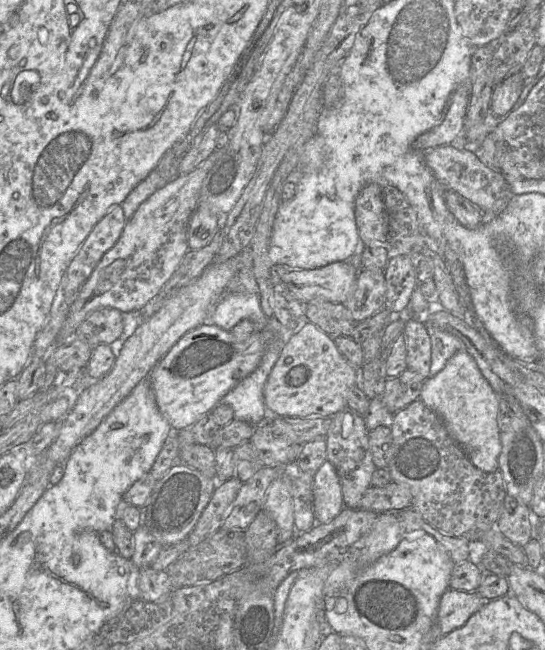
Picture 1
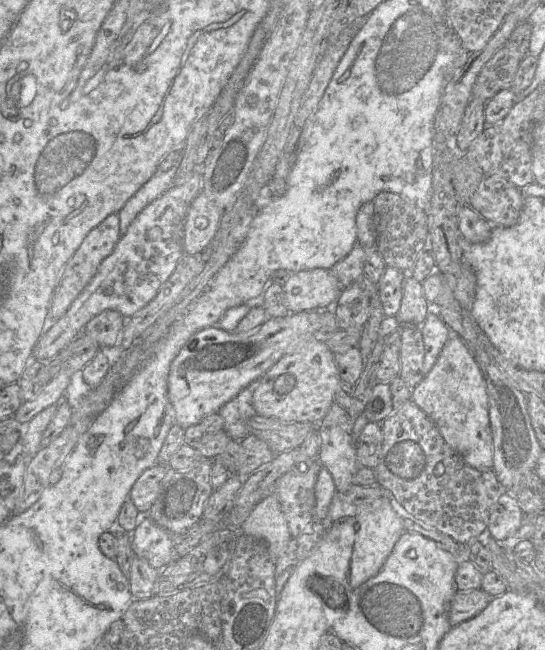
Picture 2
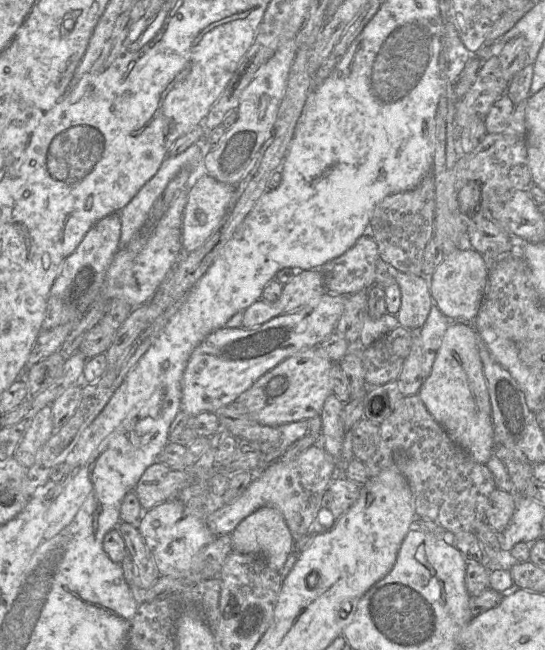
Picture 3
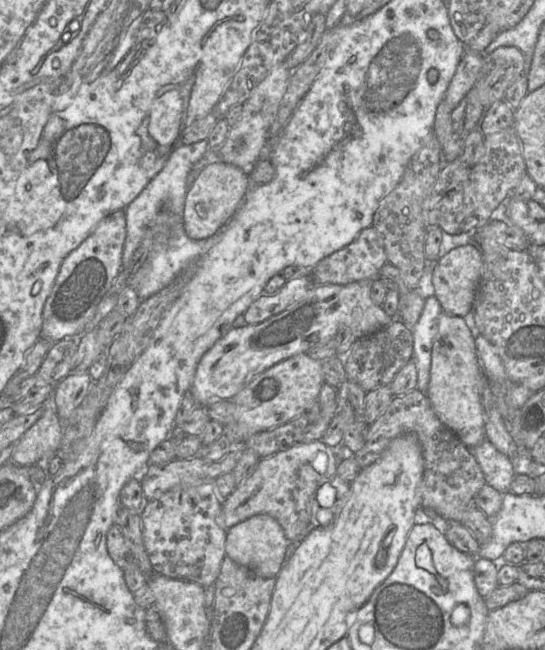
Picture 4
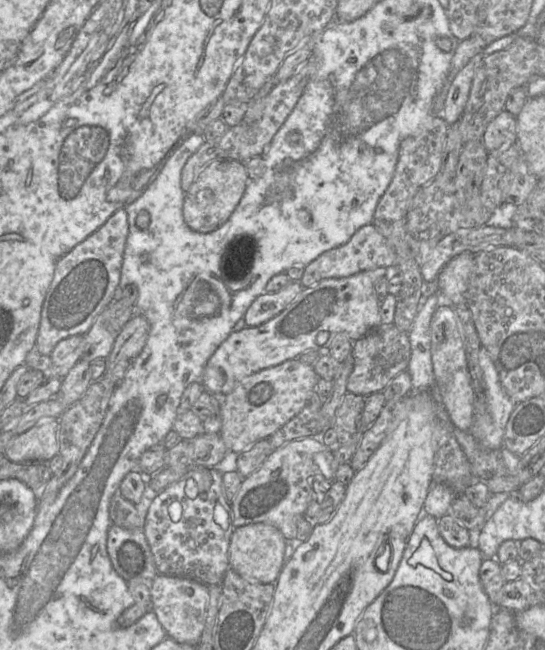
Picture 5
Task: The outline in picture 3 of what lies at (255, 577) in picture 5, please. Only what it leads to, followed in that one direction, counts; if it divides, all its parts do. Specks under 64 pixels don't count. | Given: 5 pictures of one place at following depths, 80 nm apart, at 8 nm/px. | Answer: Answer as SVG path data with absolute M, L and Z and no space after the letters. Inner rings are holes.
M263 506L247 516L230 534L233 551L261 555L280 571L293 551L294 539L281 513Z

